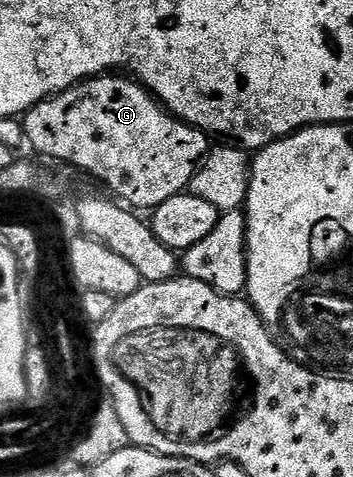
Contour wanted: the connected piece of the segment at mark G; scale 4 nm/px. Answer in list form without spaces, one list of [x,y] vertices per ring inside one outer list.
[[[101,75],[57,93],[23,114],[24,136],[44,157],[65,161],[84,173],[104,181],[113,198],[136,211],[157,209],[166,199],[185,192],[196,168],[208,155],[209,134],[173,117],[139,81],[128,75]]]

